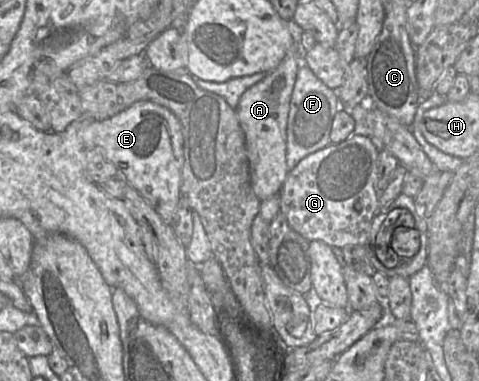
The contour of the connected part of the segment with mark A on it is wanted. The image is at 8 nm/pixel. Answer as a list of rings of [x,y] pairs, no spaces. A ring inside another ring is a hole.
[[[292,19],[288,24],[292,43],[287,55],[274,70],[266,74],[263,80],[242,94],[235,109],[245,135],[251,186],[261,201],[279,194],[289,172],[286,166],[286,127],[297,72],[304,62],[306,51],[301,45],[303,30]]]

